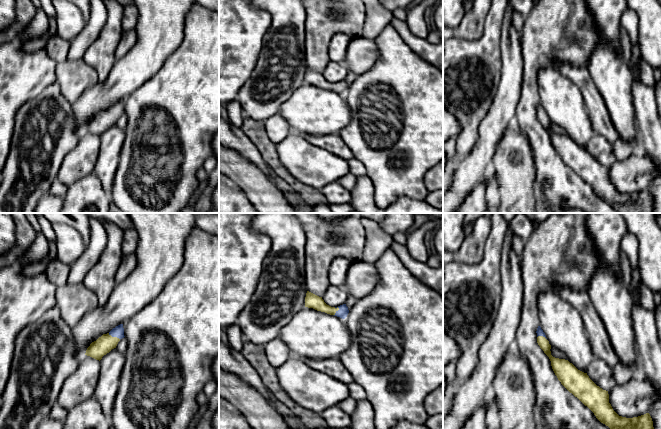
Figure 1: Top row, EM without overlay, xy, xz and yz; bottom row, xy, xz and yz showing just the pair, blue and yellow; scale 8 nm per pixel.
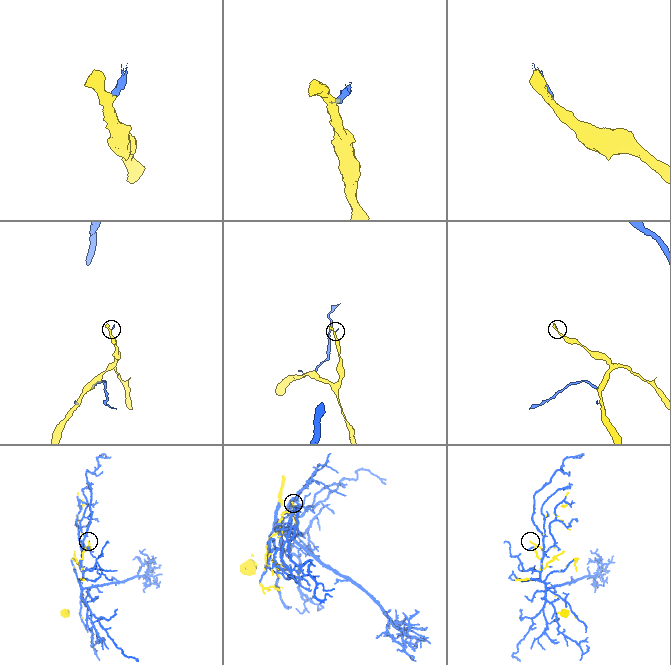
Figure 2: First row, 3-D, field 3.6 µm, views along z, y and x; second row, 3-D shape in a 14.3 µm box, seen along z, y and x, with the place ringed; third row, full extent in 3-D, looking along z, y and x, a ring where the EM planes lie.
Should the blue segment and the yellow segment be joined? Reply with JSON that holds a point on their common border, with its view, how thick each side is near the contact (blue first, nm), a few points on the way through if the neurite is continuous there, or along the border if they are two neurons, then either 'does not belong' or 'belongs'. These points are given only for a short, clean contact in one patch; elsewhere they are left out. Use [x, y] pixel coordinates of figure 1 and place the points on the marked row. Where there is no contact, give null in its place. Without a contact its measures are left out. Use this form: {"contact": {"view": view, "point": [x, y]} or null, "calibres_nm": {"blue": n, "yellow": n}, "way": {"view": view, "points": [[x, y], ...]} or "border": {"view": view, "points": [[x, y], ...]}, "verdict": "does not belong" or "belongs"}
{"contact": {"view": "xy", "point": [114, 336]}, "calibres_nm": {"blue": 90, "yellow": 140}, "verdict": "belongs"}

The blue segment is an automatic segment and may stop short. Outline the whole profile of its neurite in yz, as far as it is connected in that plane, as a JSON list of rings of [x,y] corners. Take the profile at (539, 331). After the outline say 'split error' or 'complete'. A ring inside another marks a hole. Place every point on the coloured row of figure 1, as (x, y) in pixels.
[[[540,326],[537,328],[537,343],[551,361],[552,369],[561,384],[585,406],[596,418],[610,429],[654,429],[649,413],[626,418],[619,416],[609,403],[608,391],[597,386],[587,375],[565,359],[551,355],[551,345]]] | split error

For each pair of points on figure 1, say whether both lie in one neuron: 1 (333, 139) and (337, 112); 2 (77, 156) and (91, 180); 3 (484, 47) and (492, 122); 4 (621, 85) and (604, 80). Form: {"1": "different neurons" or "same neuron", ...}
{"1": "different neurons", "2": "different neurons", "3": "different neurons", "4": "same neuron"}

